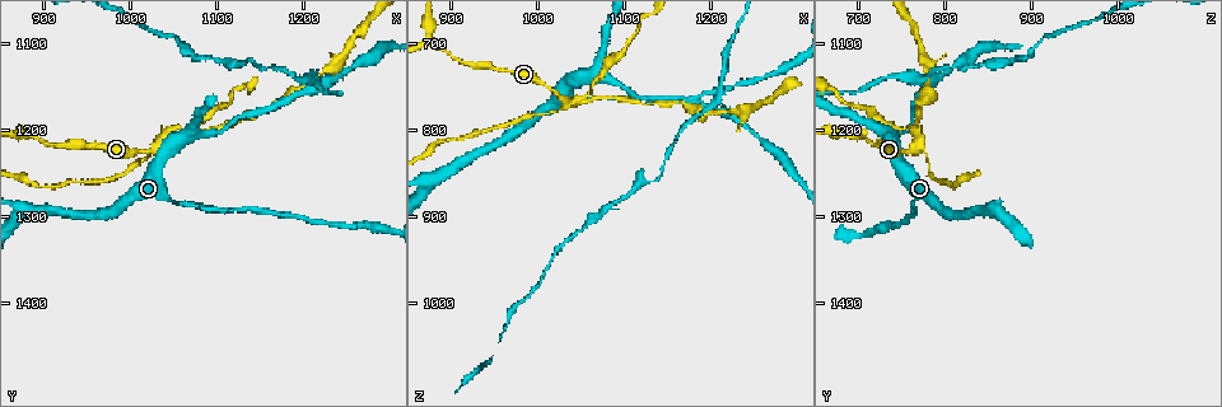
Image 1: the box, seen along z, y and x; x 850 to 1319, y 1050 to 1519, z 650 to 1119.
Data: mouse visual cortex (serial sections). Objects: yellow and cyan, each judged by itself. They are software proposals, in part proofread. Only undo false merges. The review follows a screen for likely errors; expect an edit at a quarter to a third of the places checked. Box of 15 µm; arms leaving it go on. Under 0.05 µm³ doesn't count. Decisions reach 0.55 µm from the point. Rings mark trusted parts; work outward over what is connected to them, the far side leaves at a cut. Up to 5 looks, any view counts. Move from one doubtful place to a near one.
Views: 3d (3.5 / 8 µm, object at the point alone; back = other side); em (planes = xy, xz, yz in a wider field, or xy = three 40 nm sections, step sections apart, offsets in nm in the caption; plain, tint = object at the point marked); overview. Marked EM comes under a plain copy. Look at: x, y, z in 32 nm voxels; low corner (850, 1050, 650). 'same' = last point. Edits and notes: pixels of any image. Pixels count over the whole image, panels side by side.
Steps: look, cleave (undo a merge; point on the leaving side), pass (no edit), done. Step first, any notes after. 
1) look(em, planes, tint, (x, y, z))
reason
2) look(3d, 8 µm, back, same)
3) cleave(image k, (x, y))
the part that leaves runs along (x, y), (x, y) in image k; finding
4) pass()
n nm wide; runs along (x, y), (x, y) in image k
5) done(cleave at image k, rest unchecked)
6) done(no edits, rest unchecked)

look(3d, 3.5 µm, (1050, 1280, 765))
calibre changes

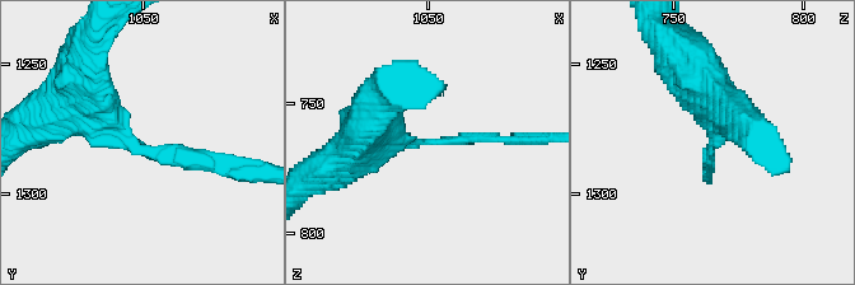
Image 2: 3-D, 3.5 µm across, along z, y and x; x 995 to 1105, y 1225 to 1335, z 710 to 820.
look(em, xy, step 3, tint, (1053, 1283, 766))
arms of 150, 400 nm

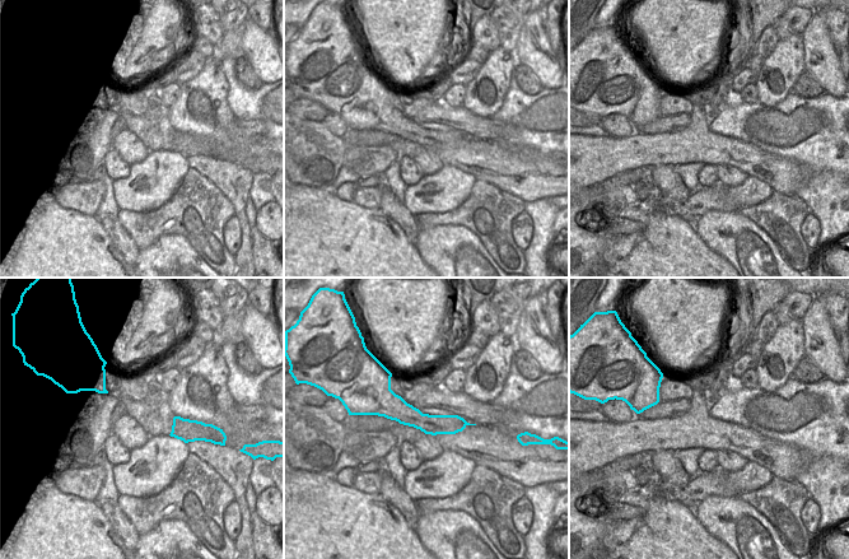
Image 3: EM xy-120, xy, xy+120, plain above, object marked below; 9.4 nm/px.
pass()
runs along (69, 103), (158, 154), (229, 162) in image 2; one cell here

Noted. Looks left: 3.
look(em, planes, tint, (1040, 1215, 770))
abrupt turn

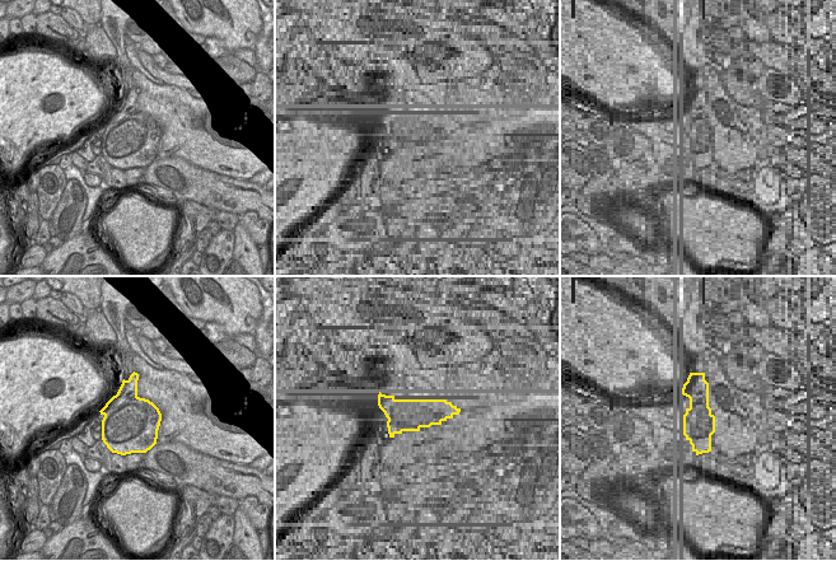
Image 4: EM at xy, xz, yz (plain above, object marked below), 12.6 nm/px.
look(3d, 3.5 µm, same)
see where the arms go

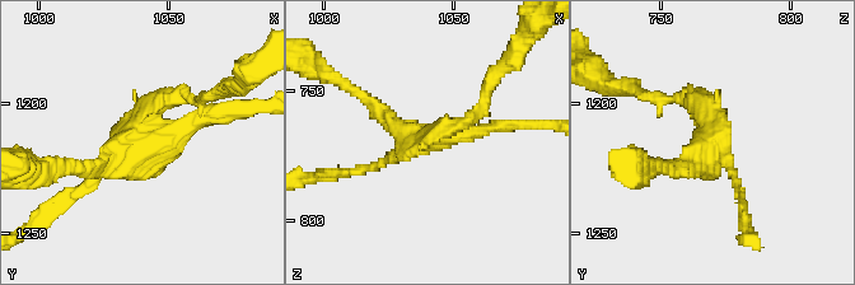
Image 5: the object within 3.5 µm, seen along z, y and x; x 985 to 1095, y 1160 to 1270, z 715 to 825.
cleave(image 5, (475, 112))
the part that leaves runs along (423, 140), (473, 115), (500, 69) in image 5; a second cell is stuck on

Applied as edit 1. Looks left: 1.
done(cleave at image 5, rest unchecked)

